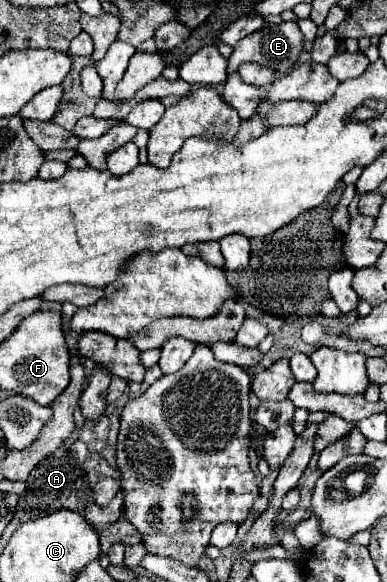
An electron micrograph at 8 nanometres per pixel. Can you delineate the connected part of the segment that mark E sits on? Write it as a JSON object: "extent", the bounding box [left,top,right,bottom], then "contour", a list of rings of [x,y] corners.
{"extent":[228,21,304,75],"contour":[[[294,21],[288,23],[278,23],[278,25],[268,25],[266,29],[254,31],[250,35],[246,35],[236,47],[234,53],[230,55],[230,63],[228,63],[228,73],[232,75],[234,71],[238,71],[238,67],[242,63],[258,63],[264,67],[270,67],[278,73],[286,73],[292,69],[292,65],[296,63],[296,59],[300,57],[302,49],[304,49],[304,35],[298,29],[298,25]]]}

